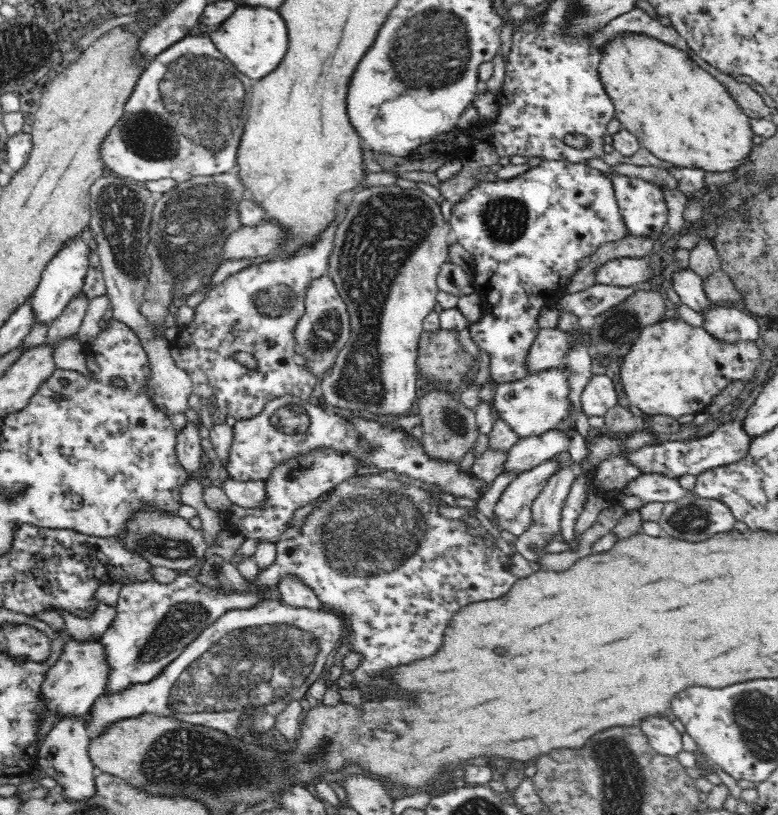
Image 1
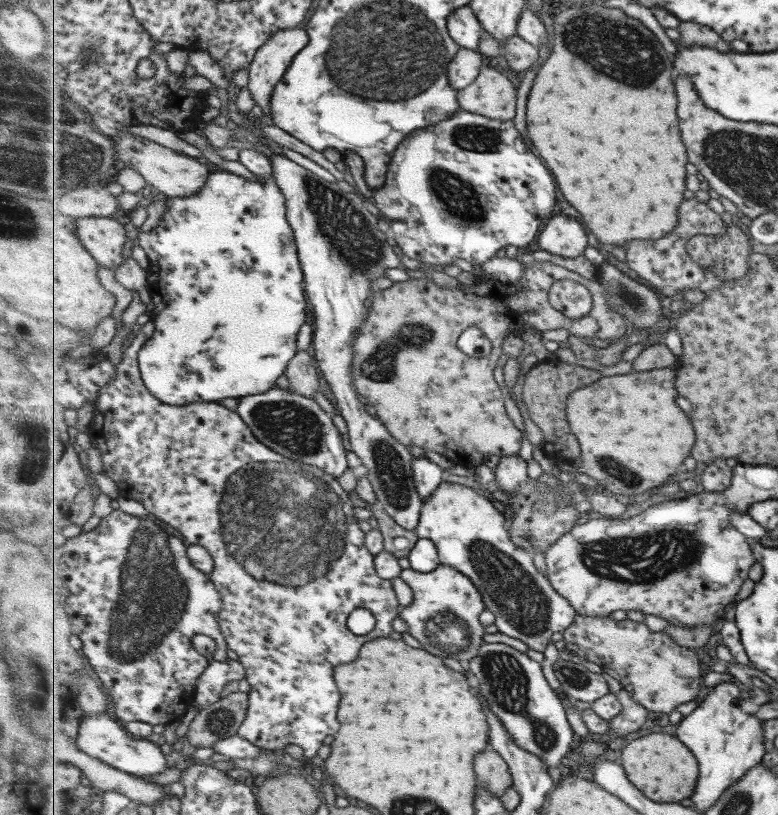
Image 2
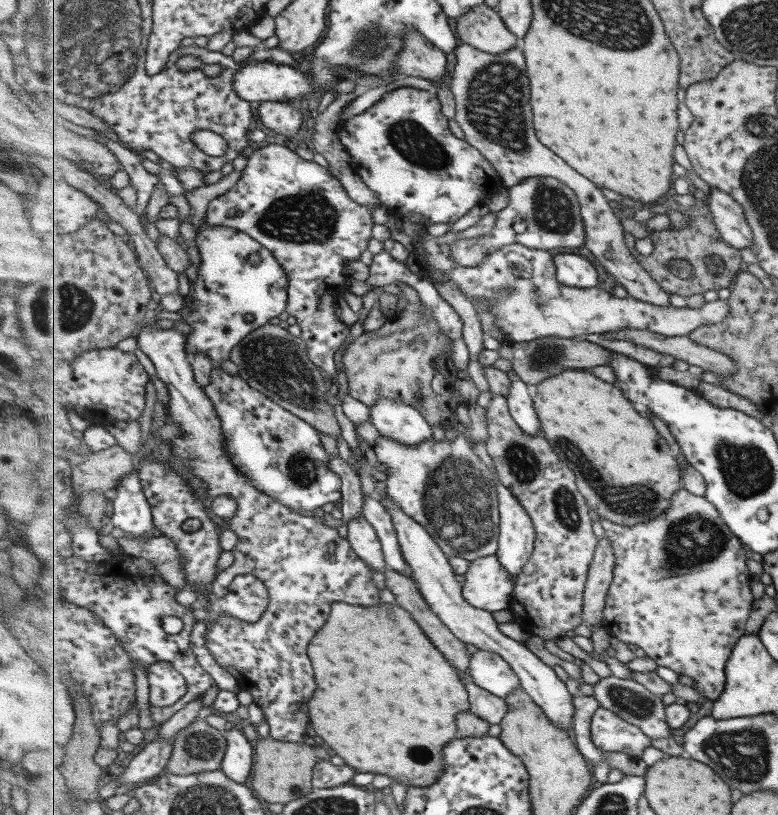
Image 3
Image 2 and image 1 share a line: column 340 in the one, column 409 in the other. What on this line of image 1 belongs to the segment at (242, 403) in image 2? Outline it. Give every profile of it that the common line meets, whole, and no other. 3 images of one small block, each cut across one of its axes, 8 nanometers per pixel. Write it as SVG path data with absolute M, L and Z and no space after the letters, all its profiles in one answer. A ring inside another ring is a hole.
M341 416L351 428L359 434L359 440L366 446L363 454L354 454L350 451L339 451L337 447L326 445L314 447L309 451L299 452L292 458L283 459L270 470L270 478L266 478L266 498L262 506L240 506L233 503L224 511L216 512L216 518L220 521L220 528L226 528L226 533L242 536L256 542L276 542L278 536L287 529L286 523L291 521L298 508L308 506L312 500L316 500L322 494L333 490L338 482L346 481L346 478L354 477L360 470L366 468L380 468L380 470L407 474L410 478L416 478L424 484L432 484L438 490L442 490L450 496L458 496L460 501L476 503L481 501L489 493L492 483L487 483L478 478L473 472L462 472L461 462L457 459L431 458L426 453L423 442L420 442L414 434L406 432L404 428L392 426L390 422L381 422L379 417L374 420L362 418L362 416Z

